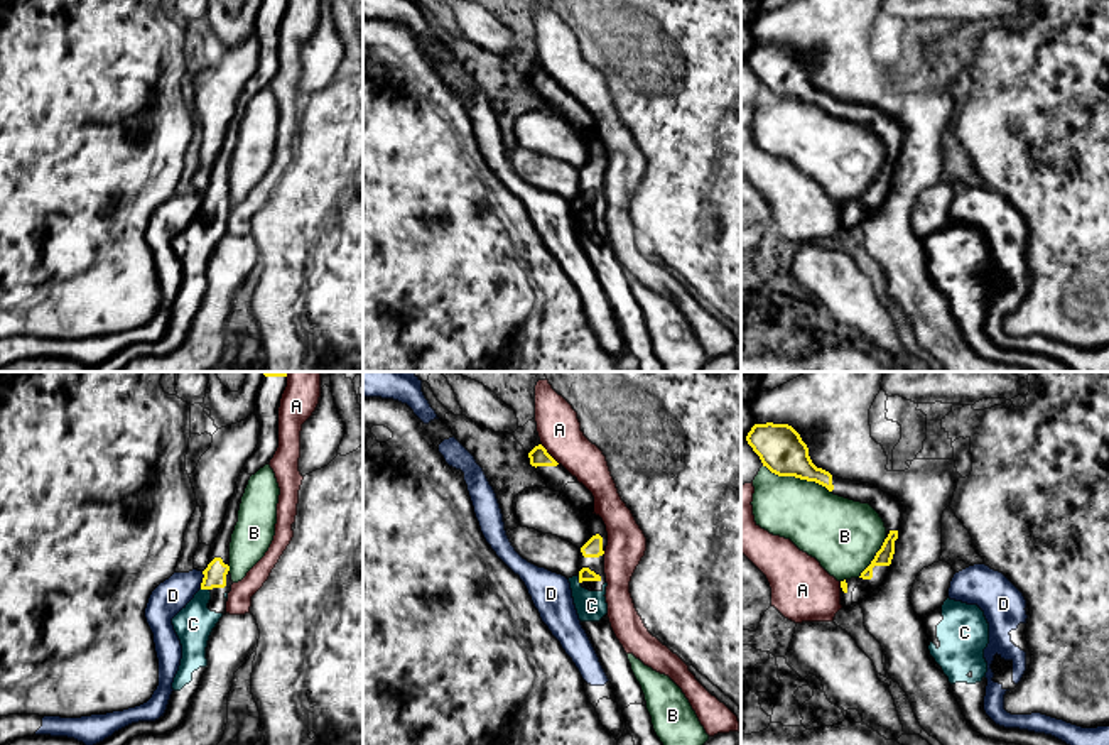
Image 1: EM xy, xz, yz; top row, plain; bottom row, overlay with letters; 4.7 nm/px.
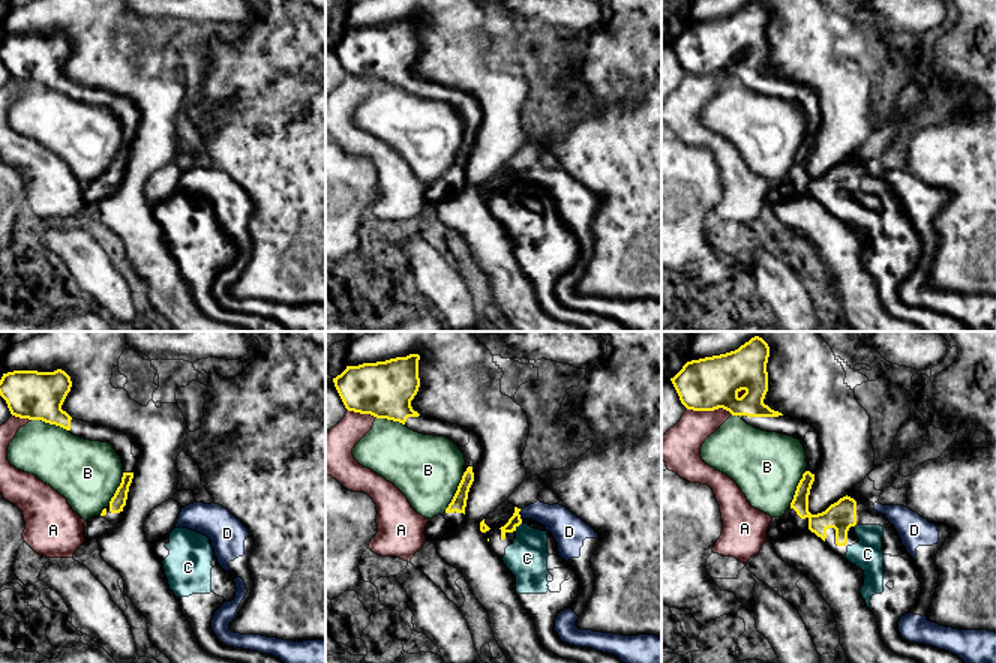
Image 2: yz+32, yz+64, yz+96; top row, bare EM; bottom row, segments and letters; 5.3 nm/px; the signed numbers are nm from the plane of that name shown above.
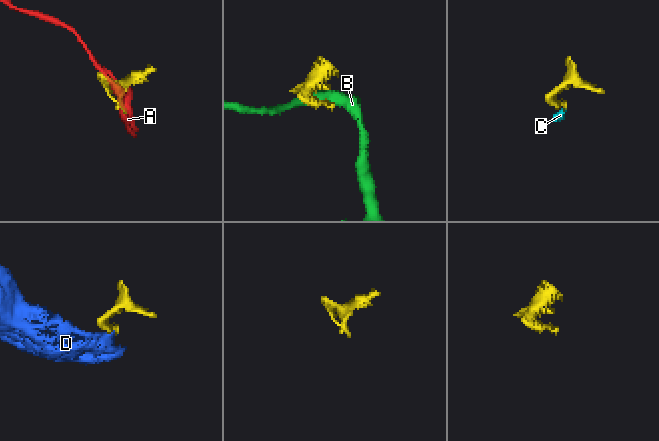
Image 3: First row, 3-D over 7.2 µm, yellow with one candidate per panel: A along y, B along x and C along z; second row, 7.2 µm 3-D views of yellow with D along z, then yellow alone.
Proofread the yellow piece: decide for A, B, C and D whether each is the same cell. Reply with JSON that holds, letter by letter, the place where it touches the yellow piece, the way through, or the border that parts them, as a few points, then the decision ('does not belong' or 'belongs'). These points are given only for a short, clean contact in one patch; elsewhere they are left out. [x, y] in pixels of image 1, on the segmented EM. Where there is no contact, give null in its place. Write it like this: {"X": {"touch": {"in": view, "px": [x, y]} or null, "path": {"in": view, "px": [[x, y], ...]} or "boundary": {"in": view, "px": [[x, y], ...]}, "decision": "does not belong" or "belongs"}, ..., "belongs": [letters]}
{"A": {"touch": {"in": "xz", "px": [549, 455]}, "decision": "does not belong"}, "B": {"touch": {"in": "yz", "px": [797, 477]}, "decision": "does not belong"}, "C": {"touch": {"in": "xy", "px": [205, 588]}, "path": {"in": "xy", "px": [[215, 575], [205, 588], [193, 624]]}, "decision": "belongs"}, "D": {"touch": {"in": "xy", "px": [203, 580]}, "boundary": {"in": "xy", "px": [[203, 571], [200, 587]]}, "decision": "does not belong"}, "belongs": ["C"]}

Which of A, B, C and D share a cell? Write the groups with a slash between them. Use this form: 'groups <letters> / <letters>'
groups A / B / C / D

